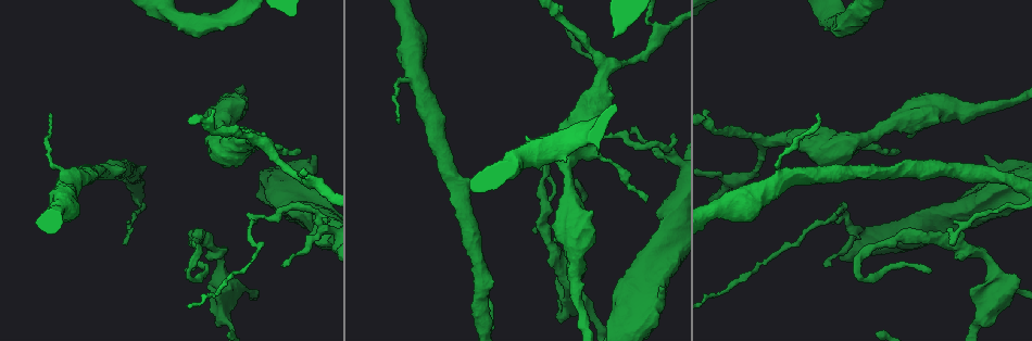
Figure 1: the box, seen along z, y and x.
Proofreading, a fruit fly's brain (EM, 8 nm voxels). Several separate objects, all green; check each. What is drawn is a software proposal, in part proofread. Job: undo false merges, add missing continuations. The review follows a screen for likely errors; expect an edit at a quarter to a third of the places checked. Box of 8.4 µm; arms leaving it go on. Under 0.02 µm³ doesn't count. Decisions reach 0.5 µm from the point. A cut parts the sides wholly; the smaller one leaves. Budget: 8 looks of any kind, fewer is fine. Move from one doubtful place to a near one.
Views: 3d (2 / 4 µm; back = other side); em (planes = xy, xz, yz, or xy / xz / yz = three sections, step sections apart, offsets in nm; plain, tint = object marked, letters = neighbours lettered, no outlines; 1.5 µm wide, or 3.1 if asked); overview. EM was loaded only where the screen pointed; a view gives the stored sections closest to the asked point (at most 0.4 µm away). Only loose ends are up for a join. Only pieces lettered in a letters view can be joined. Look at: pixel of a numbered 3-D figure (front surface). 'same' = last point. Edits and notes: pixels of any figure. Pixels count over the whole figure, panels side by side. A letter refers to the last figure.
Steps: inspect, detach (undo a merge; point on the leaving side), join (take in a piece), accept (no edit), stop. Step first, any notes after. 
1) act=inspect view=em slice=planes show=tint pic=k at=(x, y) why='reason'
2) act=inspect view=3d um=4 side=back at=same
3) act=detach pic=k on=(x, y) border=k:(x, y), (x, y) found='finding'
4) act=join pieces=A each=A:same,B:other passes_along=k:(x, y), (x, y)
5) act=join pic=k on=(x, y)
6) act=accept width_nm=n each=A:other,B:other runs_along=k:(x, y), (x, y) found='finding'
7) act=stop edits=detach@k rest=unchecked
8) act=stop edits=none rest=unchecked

act=inspect view=3d um=4 pic=1 at=(186, 275) why='sharp bend'

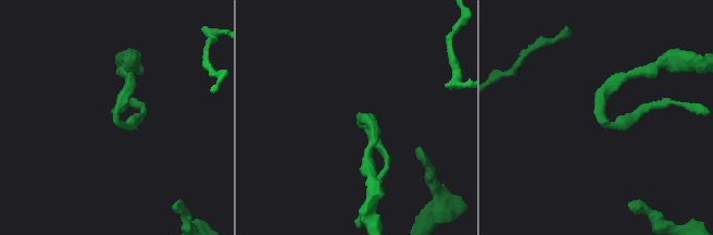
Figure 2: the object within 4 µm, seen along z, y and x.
act=inspect view=em slice=planes show=letters pic=2 at=(602, 117) why='shape alone is not enough'

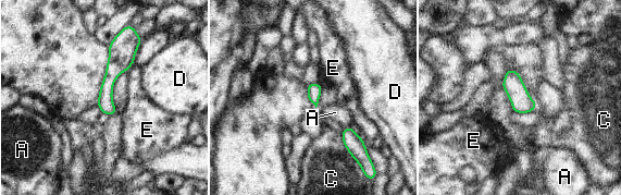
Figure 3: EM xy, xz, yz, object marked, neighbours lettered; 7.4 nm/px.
act=accept each=A:other,C:other,D:other,E:other border=3:(344, 126), (350, 128) found='continuous, no second neuron'

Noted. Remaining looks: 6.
act=inspect view=em slice=xy step=8 show=letters pic=1 at=(185, 269)

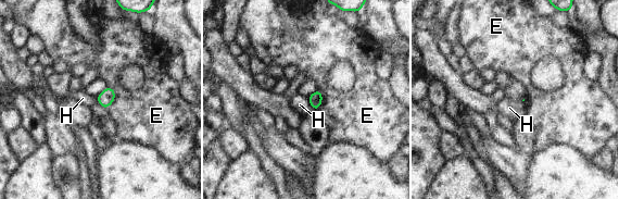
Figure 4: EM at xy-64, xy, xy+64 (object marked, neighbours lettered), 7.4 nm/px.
act=inspect view=em slice=planes show=letters at=same why='another direction'

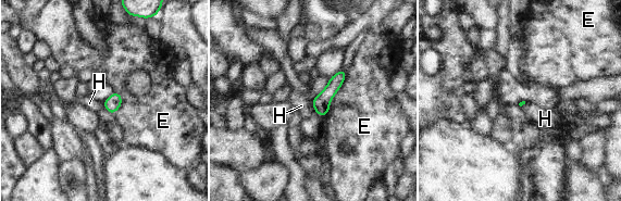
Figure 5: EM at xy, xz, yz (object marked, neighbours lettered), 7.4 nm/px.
act=accept longest_contact=E:400nm each=E:other,H:other runs_along=5:(343, 72), (322, 100), (322, 113) found='none of them fits'

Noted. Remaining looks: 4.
act=inspect view=em slice=planes show=letters pic=1 at=(322, 229) why='calibre changes'

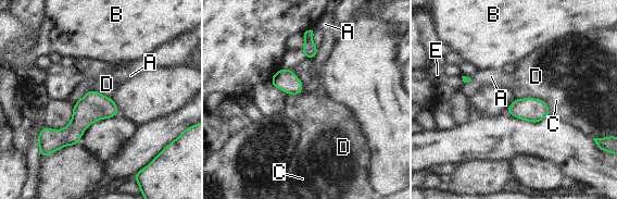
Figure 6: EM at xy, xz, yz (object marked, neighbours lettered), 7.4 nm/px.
act=accept each=A:other,B:other,C:other,D:other,E:other runs_along=6:(110, 101), (96, 107), (42, 153) found='all the same neuron'

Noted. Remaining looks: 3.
act=stop edits=none rest=unchecked

